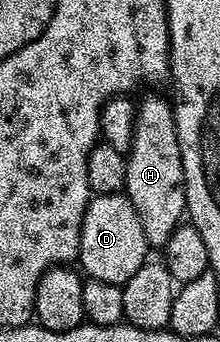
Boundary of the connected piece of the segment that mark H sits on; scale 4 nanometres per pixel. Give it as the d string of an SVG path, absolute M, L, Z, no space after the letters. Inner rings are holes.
M146 96L134 113L134 137L126 156L124 195L132 202L144 229L144 238L151 249L165 249L168 238L183 223L186 211L186 179L184 162L174 129L174 110L169 99Z

